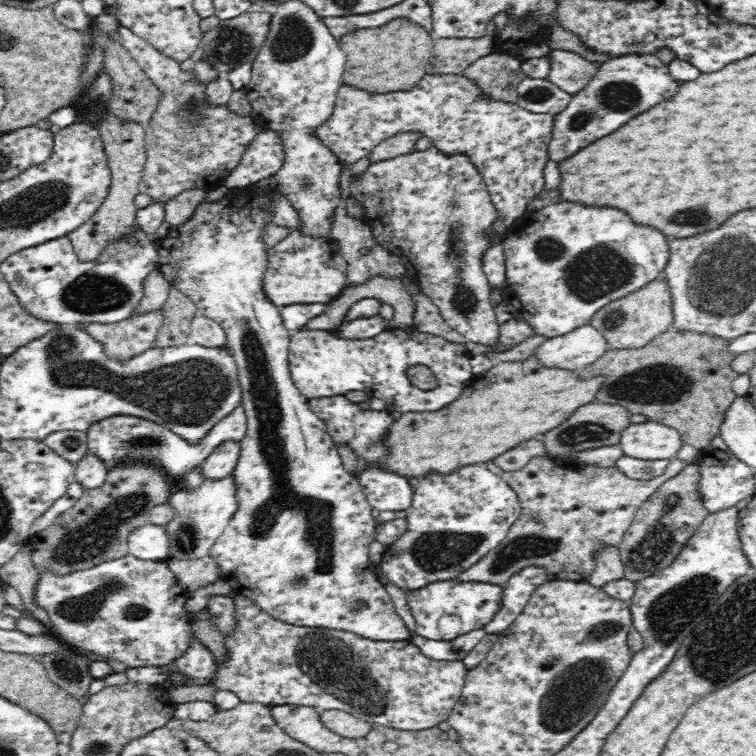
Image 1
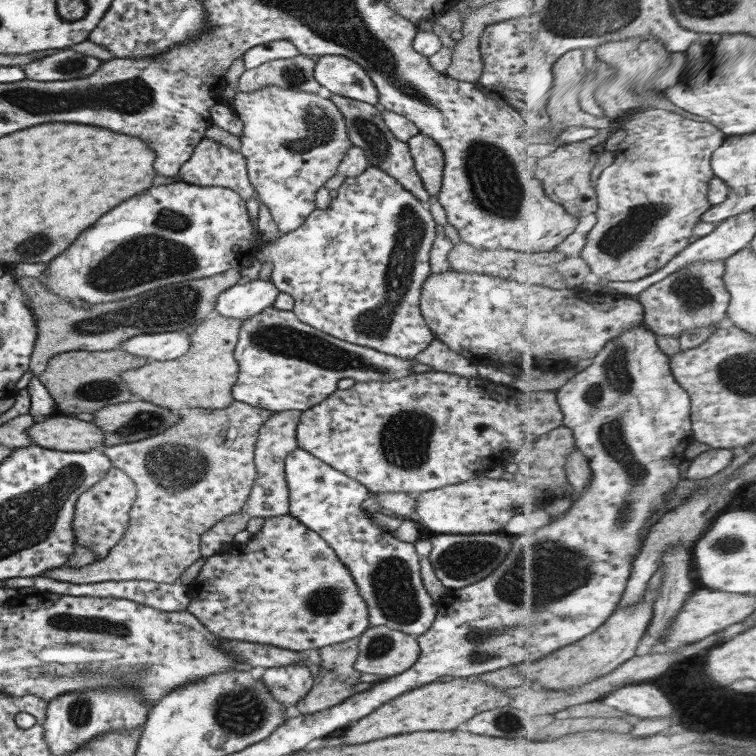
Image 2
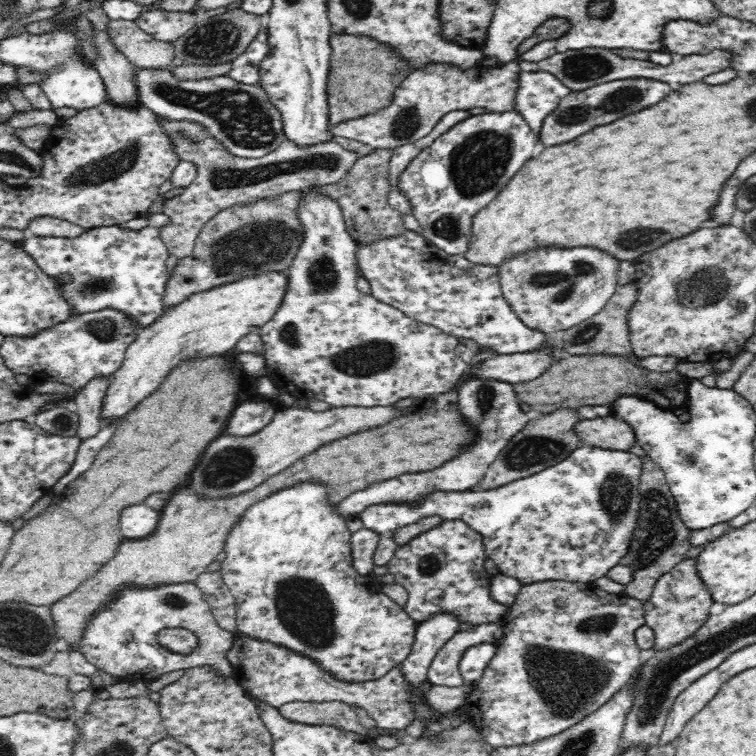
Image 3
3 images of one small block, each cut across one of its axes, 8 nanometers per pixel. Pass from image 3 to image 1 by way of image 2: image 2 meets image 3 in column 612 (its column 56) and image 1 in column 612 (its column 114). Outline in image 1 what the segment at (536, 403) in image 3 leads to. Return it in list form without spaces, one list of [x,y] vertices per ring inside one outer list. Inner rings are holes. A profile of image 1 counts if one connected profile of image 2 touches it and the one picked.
[[[672,329],[659,334],[654,340],[651,340],[648,344],[642,346],[642,348],[635,349],[610,349],[604,352],[602,356],[596,362],[588,365],[588,370],[594,377],[603,376],[604,384],[602,388],[596,392],[596,398],[593,402],[602,404],[620,404],[620,406],[626,407],[630,414],[644,414],[650,420],[656,420],[658,423],[674,428],[674,430],[680,433],[680,438],[683,443],[691,444],[694,448],[701,451],[711,451],[712,438],[719,434],[719,428],[724,420],[723,413],[726,412],[731,402],[737,397],[737,393],[732,390],[732,381],[739,375],[736,371],[732,370],[731,362],[734,360],[734,353],[728,351],[728,344],[730,339],[716,338],[714,335],[707,335],[704,333],[696,332],[676,332]]]

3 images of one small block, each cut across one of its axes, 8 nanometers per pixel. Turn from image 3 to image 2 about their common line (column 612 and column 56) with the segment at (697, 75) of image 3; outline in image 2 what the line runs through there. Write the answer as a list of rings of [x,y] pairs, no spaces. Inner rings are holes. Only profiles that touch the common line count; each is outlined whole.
[[[64,48],[52,56],[25,65],[24,70],[30,80],[52,82],[52,80],[72,80],[90,76],[100,64],[102,61],[98,58],[80,54],[71,48]]]

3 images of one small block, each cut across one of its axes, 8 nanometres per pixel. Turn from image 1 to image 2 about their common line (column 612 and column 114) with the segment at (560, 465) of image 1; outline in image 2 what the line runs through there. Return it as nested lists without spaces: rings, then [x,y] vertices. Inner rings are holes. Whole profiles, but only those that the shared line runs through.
[[[110,469],[102,480],[83,492],[76,501],[73,516],[76,540],[79,545],[86,545],[97,554],[97,560],[103,559],[110,549],[127,531],[133,502],[137,497],[135,482],[123,470]]]

